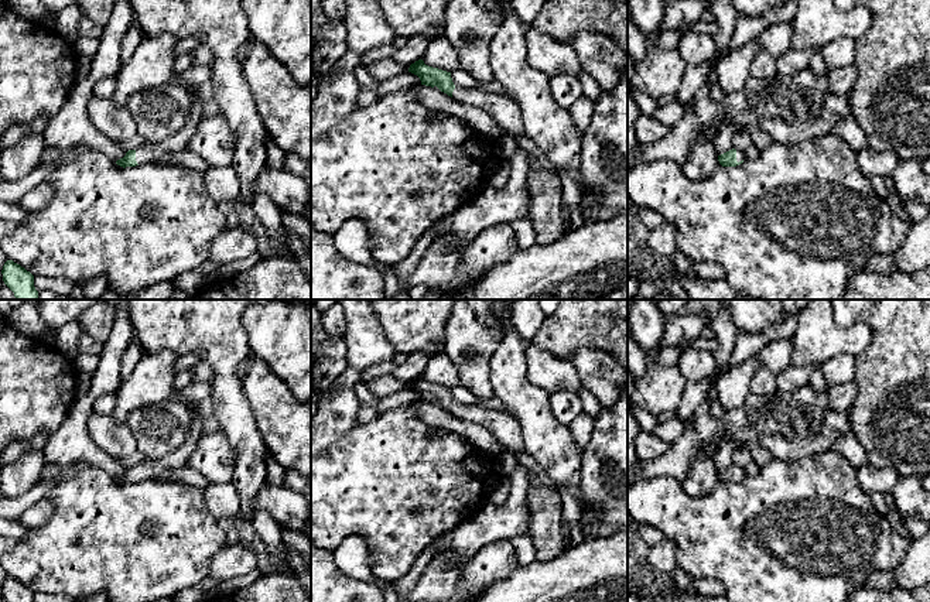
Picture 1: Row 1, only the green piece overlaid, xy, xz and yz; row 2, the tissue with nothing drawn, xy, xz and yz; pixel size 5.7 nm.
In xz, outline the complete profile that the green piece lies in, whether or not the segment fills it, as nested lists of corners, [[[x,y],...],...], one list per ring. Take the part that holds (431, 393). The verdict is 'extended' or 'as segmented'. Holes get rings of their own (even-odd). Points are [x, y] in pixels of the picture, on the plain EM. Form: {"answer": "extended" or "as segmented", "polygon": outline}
{"answer": "extended", "polygon": [[[390,374],[366,384],[376,397],[384,397],[404,389],[411,389],[420,394],[421,401],[431,404],[437,403],[457,418],[472,421],[488,428],[499,441],[503,451],[513,452],[516,456],[526,452],[522,427],[512,414],[492,408],[482,408],[475,404],[458,404],[452,399],[451,389],[428,383],[423,376],[406,383]]]}

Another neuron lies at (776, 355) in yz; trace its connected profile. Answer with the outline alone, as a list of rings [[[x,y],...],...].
[[[793,339],[770,342],[760,353],[765,369],[777,376],[790,363],[791,346]]]

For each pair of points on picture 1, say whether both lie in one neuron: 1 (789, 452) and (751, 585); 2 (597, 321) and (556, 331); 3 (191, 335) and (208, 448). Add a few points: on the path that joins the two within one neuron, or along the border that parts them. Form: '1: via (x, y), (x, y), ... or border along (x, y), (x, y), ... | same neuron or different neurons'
1: border along (819, 454), (810, 454), (790, 462), (775, 459) | different neurons
2: via (587, 321), (578, 321), (566, 329) | same neuron
3: border along (221, 431), (233, 450), (233, 462) | different neurons

